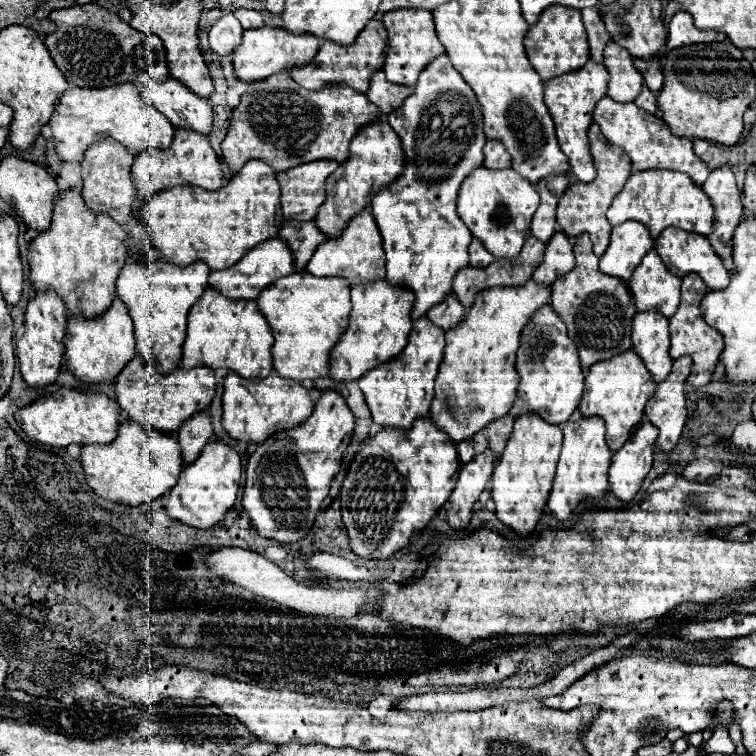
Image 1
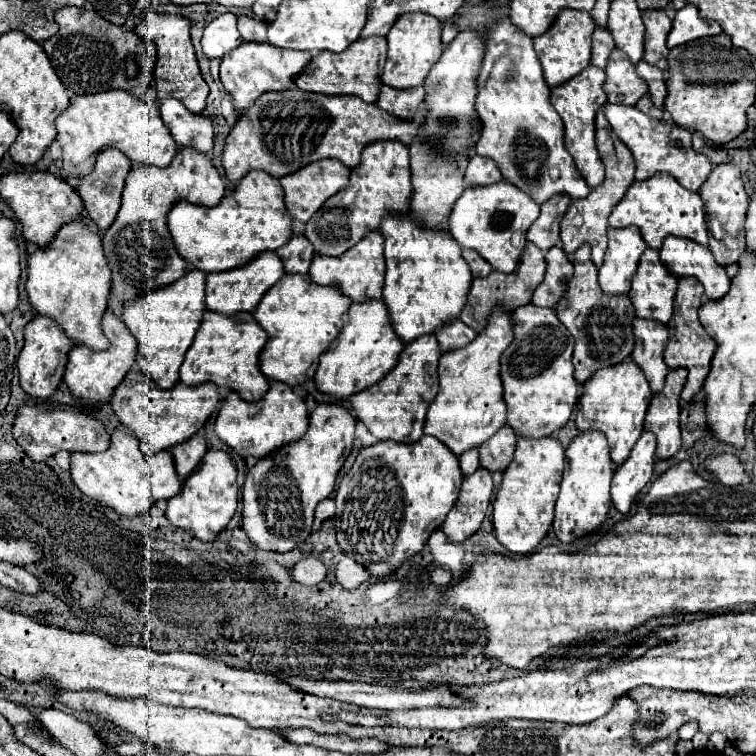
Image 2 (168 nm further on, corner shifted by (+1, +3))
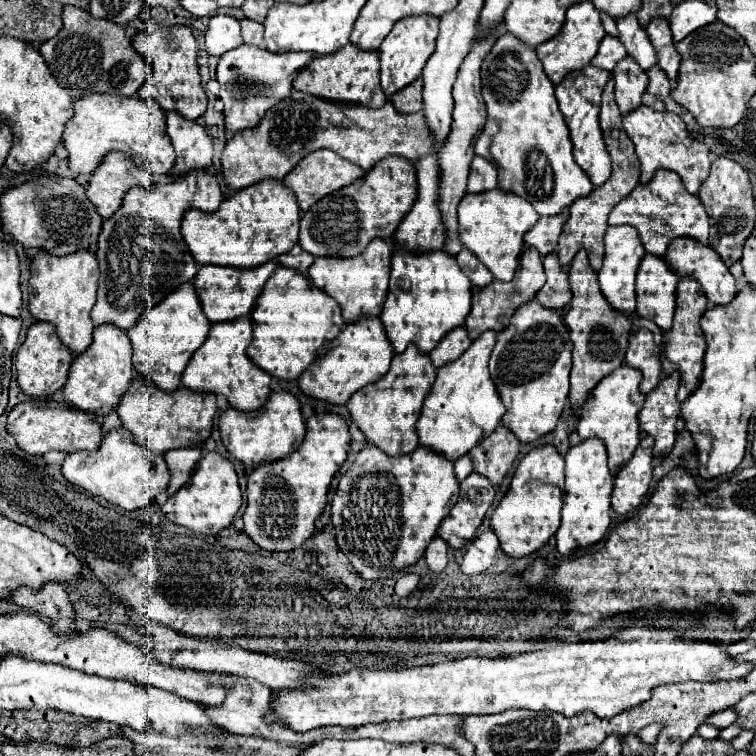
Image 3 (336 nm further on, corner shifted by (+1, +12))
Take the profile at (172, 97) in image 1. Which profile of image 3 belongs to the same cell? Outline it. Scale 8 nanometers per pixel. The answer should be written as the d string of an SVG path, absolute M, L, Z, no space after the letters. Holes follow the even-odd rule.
M175 110L167 112L167 134L177 152L173 176L185 174L191 168L209 168L211 166L213 138L195 120L187 120L185 116L177 114Z

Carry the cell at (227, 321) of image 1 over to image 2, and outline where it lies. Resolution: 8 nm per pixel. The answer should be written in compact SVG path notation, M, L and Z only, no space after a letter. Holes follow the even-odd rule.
M205 311L203 323L181 365L181 381L185 385L201 385L211 381L219 387L229 387L245 401L259 401L269 389L267 377L259 371L259 353L263 345L265 333L253 319L253 313L223 317Z

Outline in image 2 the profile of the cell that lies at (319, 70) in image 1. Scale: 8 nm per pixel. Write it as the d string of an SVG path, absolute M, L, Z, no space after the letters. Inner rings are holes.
M381 37L359 39L357 43L349 45L345 53L317 53L311 63L303 69L297 77L295 85L301 91L323 93L323 95L355 95L365 103L375 103L381 89L381 69L387 57L387 41Z

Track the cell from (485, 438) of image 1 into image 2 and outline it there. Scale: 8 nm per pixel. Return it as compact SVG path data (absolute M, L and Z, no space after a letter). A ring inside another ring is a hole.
M509 425L501 427L489 441L479 447L481 467L485 467L489 473L505 471L505 467L509 467L509 463L513 461L515 443L517 435L513 433L513 429Z

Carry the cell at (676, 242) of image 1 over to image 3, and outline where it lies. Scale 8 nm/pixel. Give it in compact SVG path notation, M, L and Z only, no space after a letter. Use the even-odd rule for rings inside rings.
M685 236L675 238L665 252L665 262L673 268L673 272L683 274L683 276L693 276L695 280L699 280L699 284L703 286L703 292L711 304L729 304L733 300L733 296L737 294L735 278L731 276L729 268L721 260L721 256L717 256L717 252L711 246L697 244L697 240L685 238Z

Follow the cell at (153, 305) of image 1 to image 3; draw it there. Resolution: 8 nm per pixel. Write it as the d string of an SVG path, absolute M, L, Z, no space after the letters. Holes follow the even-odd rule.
M193 282L181 284L171 294L167 294L165 300L161 300L159 304L149 308L145 314L141 314L137 324L127 330L127 336L133 344L133 368L137 372L141 372L143 376L147 376L149 380L153 380L165 392L171 392L173 388L179 388L181 386L181 374L183 374L191 354L205 342L209 328L211 328L211 324L209 324L209 320L205 320L205 314L201 312L201 302L197 300L197 292L193 288Z

